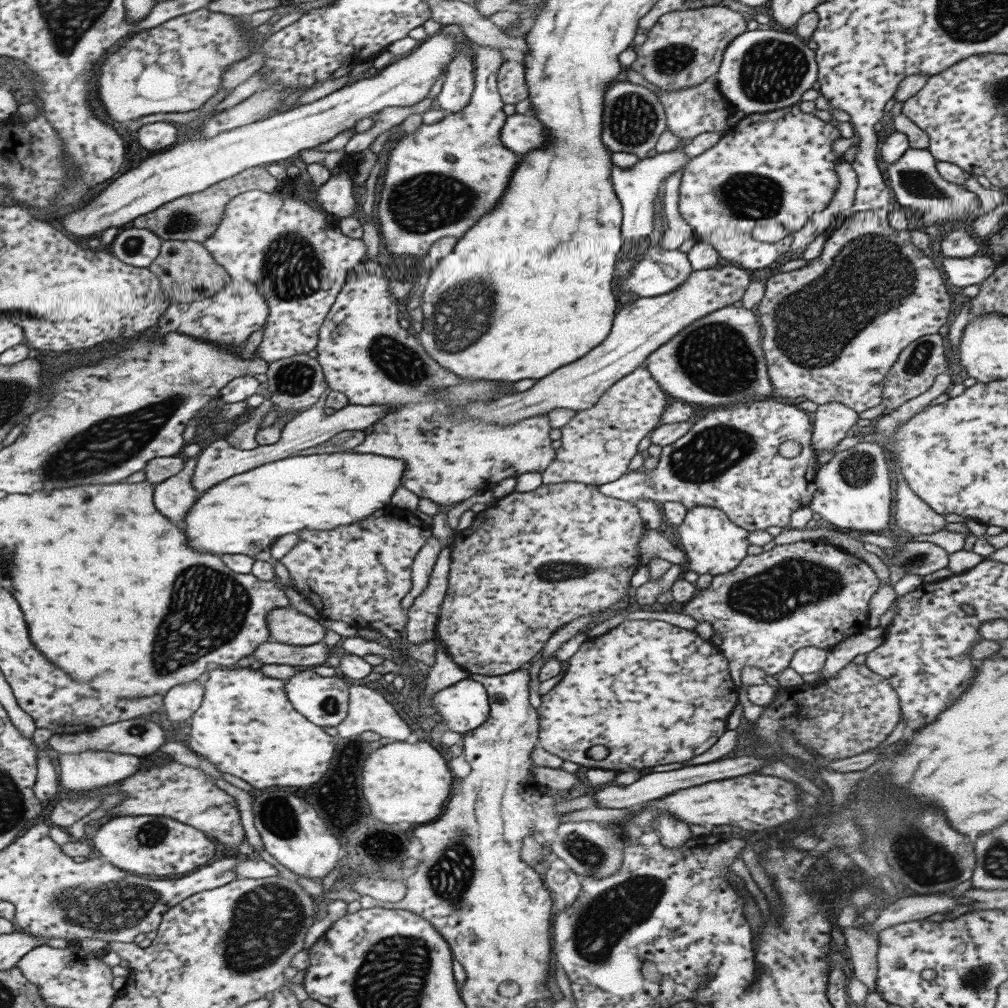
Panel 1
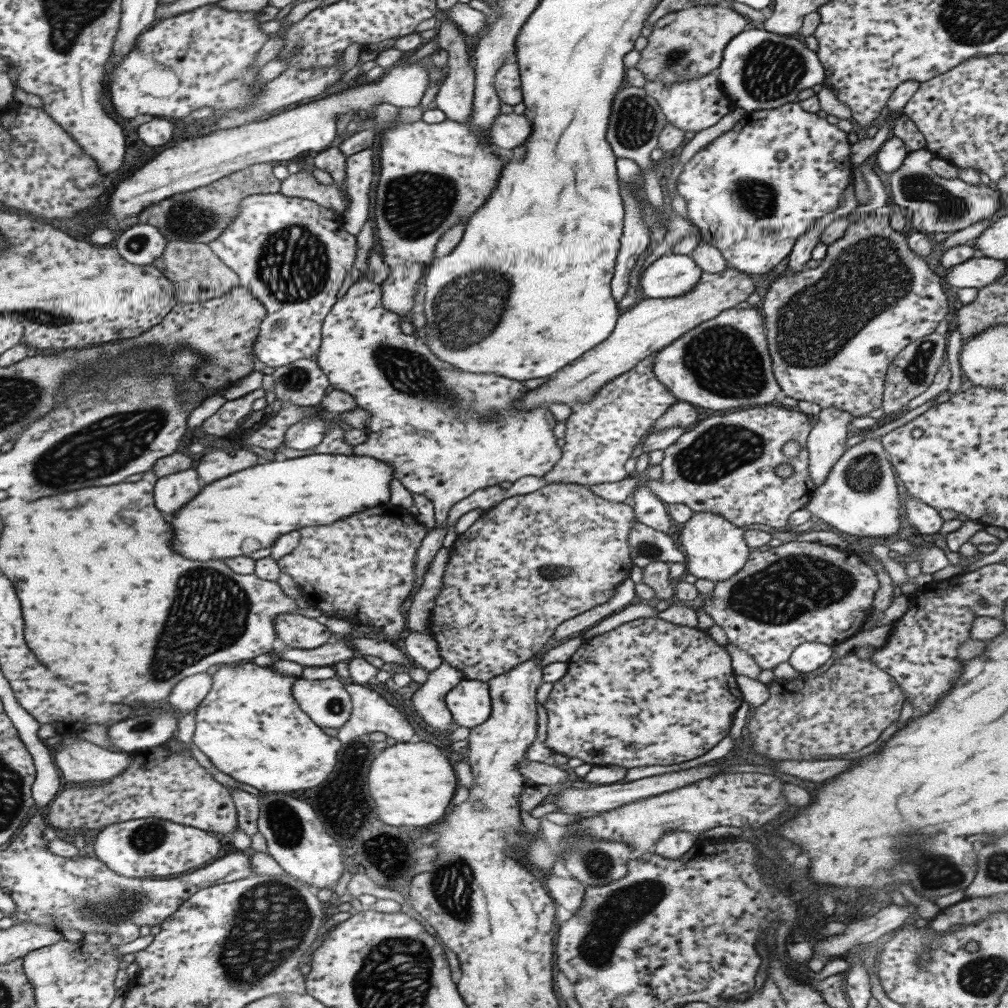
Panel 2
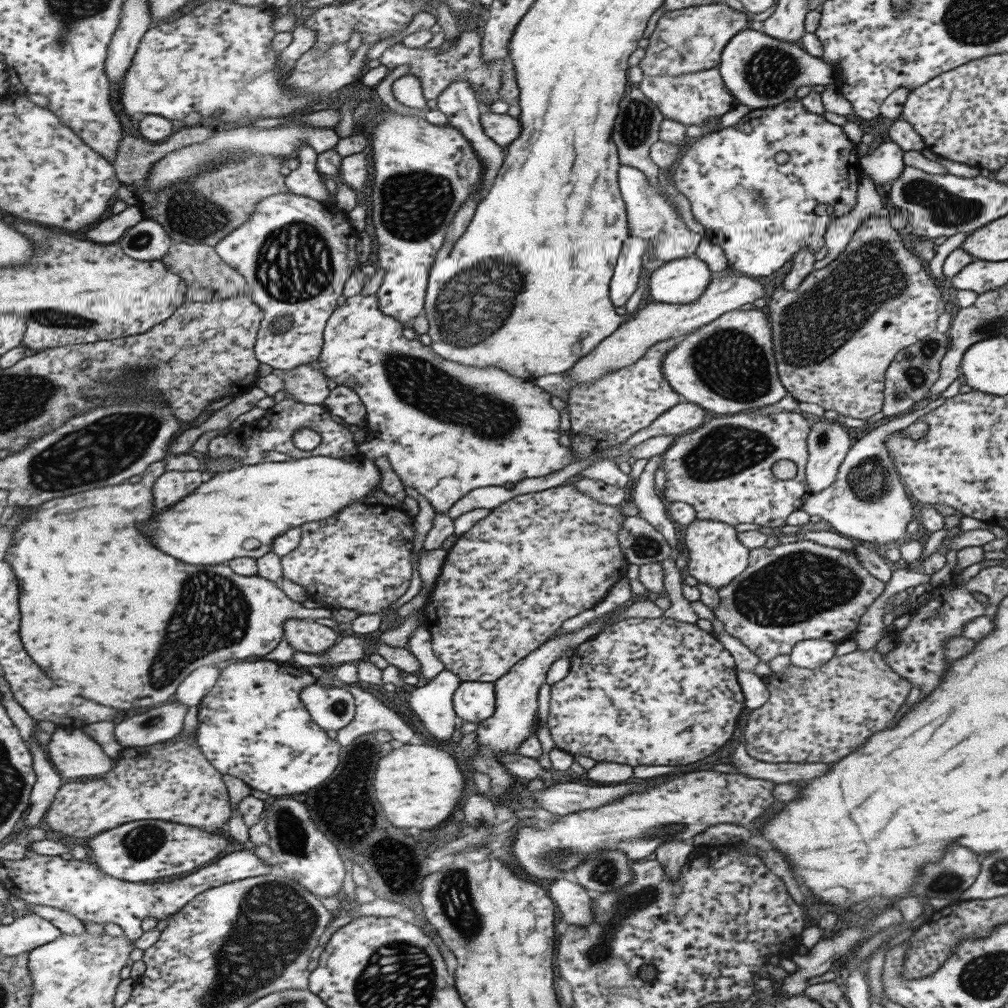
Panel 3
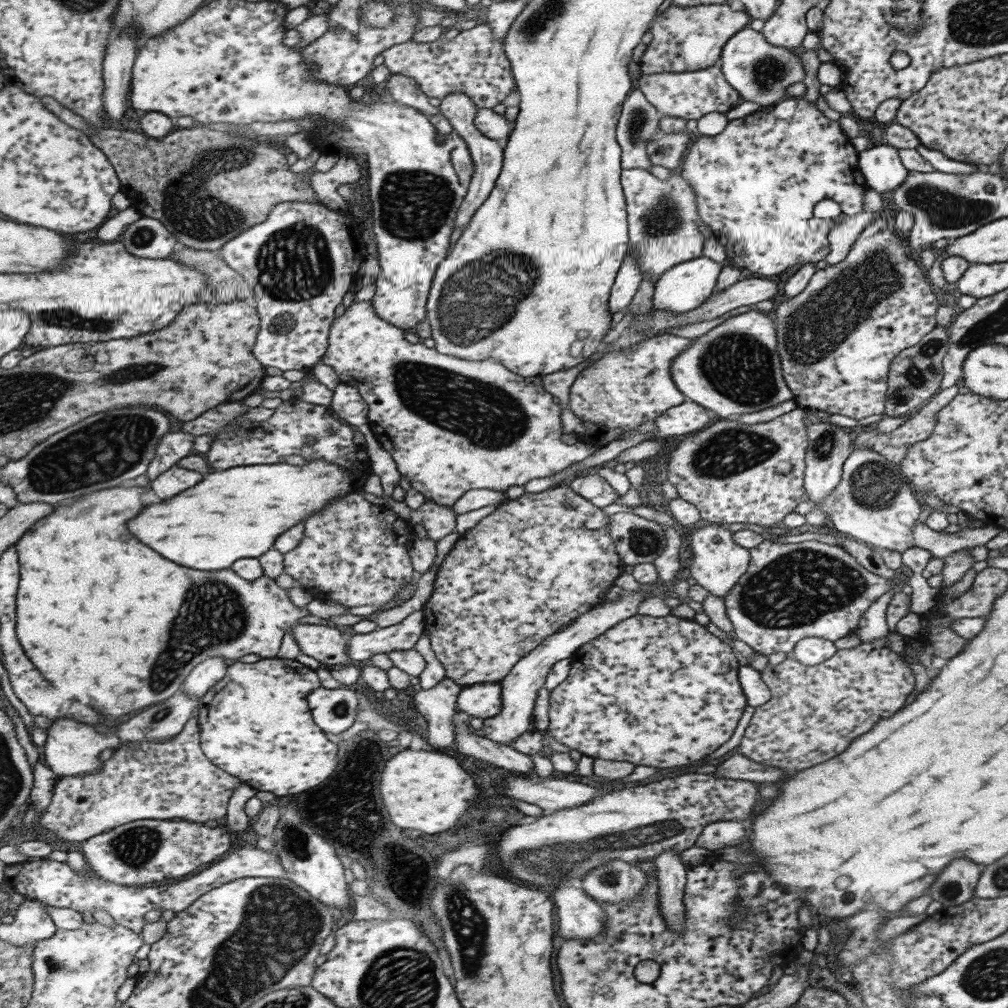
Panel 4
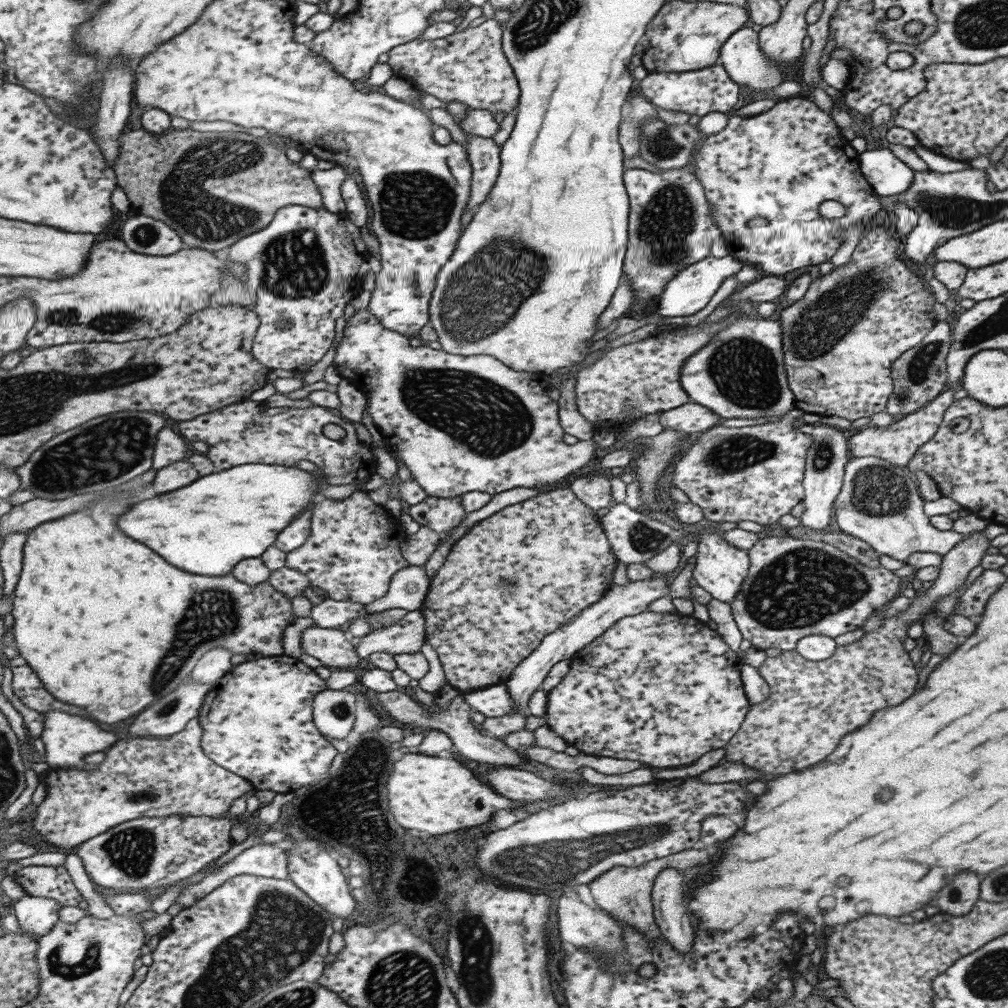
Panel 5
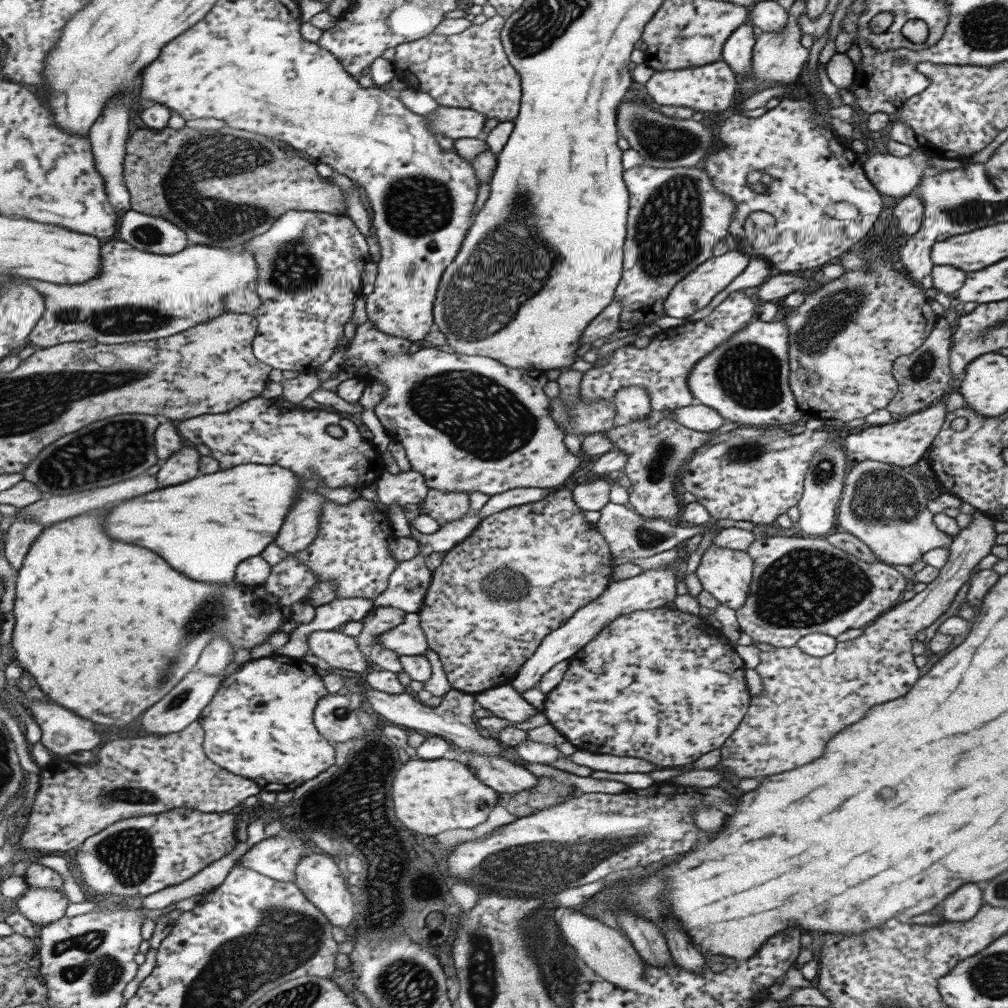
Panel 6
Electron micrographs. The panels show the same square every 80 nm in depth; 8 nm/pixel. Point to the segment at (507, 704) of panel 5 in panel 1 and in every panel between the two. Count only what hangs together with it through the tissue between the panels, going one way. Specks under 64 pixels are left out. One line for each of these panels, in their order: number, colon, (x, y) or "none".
1: (463, 707)
2: (468, 702)
3: (471, 701)
4: (483, 700)

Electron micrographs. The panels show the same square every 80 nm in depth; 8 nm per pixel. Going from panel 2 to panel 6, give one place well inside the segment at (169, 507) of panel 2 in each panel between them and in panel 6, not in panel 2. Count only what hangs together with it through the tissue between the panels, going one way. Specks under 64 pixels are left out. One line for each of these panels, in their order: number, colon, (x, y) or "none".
3: (171, 486)
4: (173, 480)
5: (180, 473)
6: (182, 464)

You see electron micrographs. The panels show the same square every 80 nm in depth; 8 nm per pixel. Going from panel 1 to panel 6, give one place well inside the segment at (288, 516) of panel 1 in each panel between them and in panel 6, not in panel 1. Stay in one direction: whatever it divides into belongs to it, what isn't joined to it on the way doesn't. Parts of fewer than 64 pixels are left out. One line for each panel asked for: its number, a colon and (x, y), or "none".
2: (241, 515)
3: (239, 513)
4: (238, 513)
5: (205, 528)
6: (202, 528)

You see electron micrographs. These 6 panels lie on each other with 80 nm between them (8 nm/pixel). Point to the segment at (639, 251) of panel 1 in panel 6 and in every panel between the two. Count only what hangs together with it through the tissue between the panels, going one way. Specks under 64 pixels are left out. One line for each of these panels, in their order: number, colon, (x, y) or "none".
2: (670, 275)
3: (679, 281)
4: (686, 285)
5: (689, 290)
6: (693, 292)

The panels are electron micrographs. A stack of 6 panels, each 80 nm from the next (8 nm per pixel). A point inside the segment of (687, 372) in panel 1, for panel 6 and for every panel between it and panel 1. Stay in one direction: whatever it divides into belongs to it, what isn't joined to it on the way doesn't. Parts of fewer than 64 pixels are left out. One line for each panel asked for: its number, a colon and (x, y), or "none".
2: (723, 362)
3: (726, 366)
4: (734, 368)
5: (739, 373)
6: (745, 379)

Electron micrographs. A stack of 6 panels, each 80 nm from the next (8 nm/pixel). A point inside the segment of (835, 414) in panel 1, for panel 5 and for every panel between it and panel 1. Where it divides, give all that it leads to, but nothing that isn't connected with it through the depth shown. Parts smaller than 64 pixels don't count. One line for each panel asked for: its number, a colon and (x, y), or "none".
2: (825, 441)
3: (827, 442)
4: (828, 445)
5: (825, 459)

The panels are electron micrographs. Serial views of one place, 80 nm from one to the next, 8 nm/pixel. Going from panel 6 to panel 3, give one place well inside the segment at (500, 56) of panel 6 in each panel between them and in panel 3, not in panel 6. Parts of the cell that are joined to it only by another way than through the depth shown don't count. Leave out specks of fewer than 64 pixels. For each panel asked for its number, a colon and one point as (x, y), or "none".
3: (435, 70)
4: (472, 63)
5: (469, 66)

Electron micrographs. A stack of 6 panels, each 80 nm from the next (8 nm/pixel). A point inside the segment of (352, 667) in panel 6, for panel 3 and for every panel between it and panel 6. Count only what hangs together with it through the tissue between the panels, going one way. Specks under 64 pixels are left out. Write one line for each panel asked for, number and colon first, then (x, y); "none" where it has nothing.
3: (306, 636)
4: (323, 643)
5: (329, 646)

